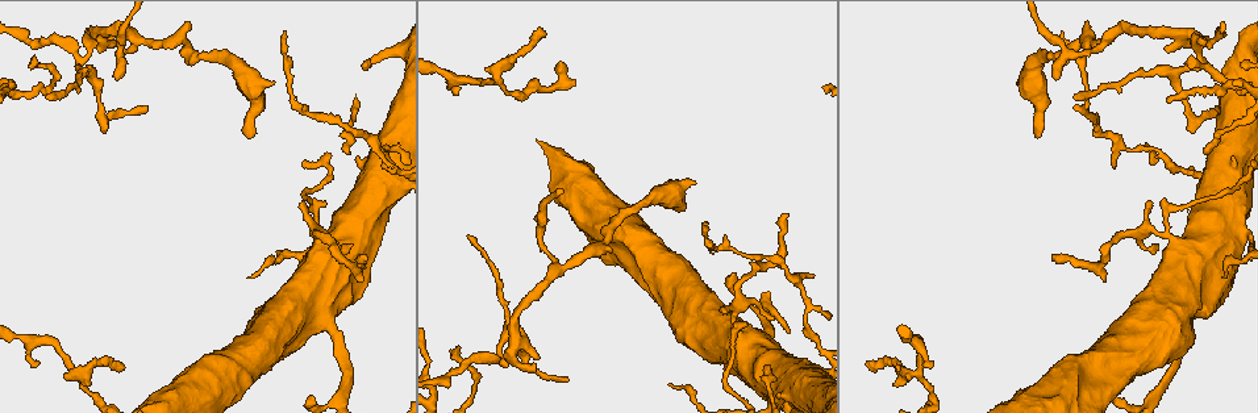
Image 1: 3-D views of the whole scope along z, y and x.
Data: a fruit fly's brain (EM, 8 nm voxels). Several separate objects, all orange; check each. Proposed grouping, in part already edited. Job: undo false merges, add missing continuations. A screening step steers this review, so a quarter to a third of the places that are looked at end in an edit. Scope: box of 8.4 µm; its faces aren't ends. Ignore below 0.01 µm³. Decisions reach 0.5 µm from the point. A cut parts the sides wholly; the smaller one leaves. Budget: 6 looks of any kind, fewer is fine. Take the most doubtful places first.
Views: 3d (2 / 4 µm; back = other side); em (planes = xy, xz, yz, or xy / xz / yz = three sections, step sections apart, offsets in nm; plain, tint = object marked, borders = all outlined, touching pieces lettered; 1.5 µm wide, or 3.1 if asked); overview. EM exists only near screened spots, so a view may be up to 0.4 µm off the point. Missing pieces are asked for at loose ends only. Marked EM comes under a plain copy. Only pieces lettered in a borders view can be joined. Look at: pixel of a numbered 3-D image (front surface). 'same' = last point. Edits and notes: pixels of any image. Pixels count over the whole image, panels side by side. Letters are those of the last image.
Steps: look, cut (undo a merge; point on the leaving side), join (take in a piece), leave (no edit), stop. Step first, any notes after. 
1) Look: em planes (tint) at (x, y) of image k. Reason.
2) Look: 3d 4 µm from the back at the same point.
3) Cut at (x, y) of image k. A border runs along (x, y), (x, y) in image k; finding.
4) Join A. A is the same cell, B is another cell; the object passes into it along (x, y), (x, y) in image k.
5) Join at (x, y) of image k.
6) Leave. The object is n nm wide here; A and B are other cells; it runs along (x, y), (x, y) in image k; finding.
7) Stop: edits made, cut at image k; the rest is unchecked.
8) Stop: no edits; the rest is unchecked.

Look: em xy step 8 (borders) at (113, 38) of image 1. An open end.

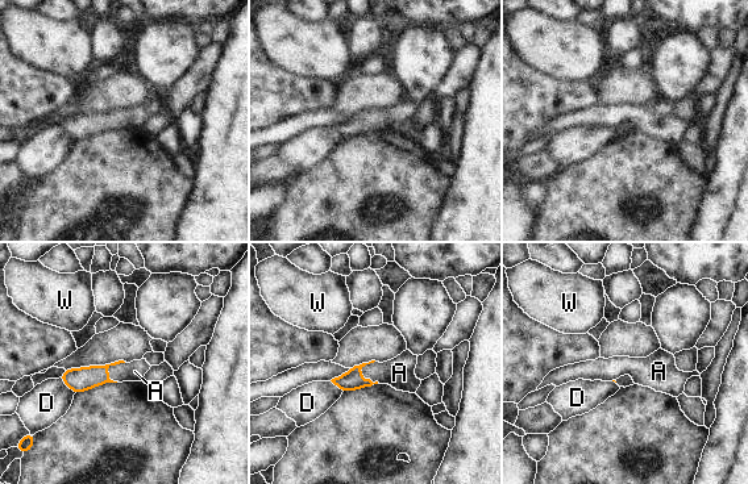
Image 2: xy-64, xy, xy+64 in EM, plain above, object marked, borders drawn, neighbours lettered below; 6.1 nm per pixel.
Leave. The longest contact is with A, 150 nm; A, D and W are other cells; a border runs along (374, 361), (361, 370), (372, 384) in image 2; no lettered piece goes on from it.

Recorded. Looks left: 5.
Look: em planes (borders) at (1147, 200) of image 1. Thin end.

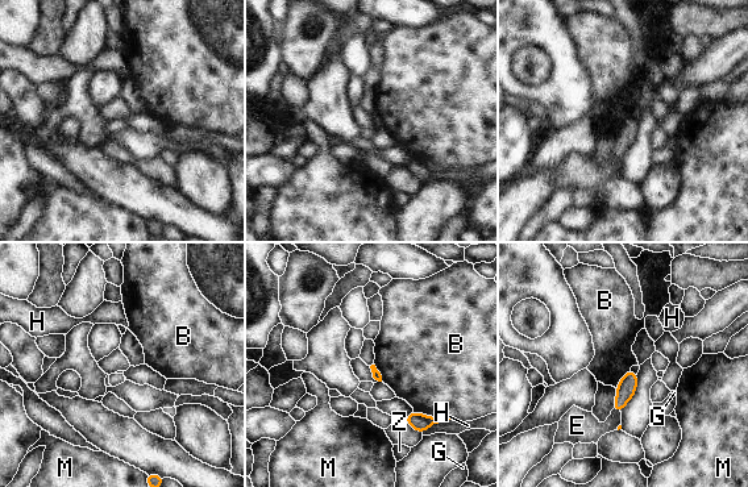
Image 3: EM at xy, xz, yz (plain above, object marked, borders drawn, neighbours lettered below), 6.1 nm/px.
Leave. B, E, G, H, M and Z are other cells; a border runs along (414, 410), (439, 419), (447, 416) in image 3; no lettered piece goes on from it.

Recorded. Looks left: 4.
Look: 3d 2 µm at (933, 365) of image 1. Tapers out.

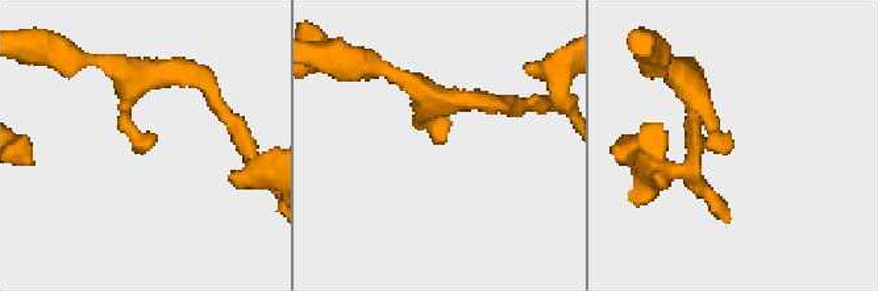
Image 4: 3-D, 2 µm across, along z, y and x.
Look: em planes (borders) at (144, 151) of image 4.

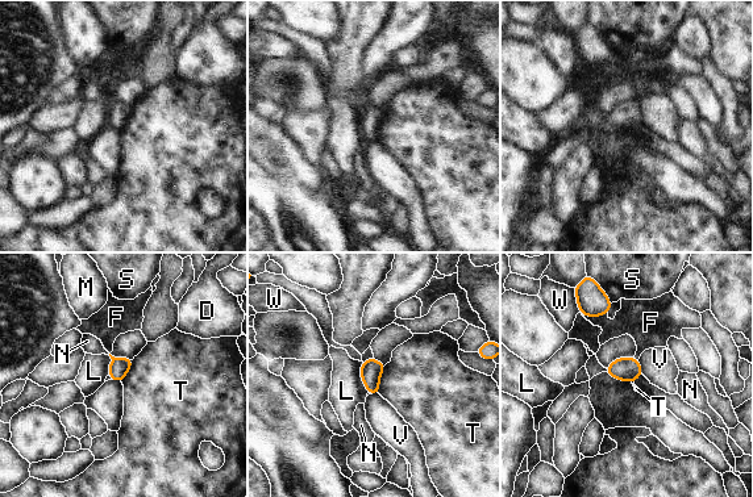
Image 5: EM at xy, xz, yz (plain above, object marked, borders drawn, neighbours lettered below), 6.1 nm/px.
Leave. The object is 120 nm wide here; D, F, L, M, N, S, T, V and W are other cells; a border runs along (386, 364), (379, 380), (378, 393) in image 5; none of them fits.

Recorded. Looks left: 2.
Stop: no edits; the rest is unchecked.

